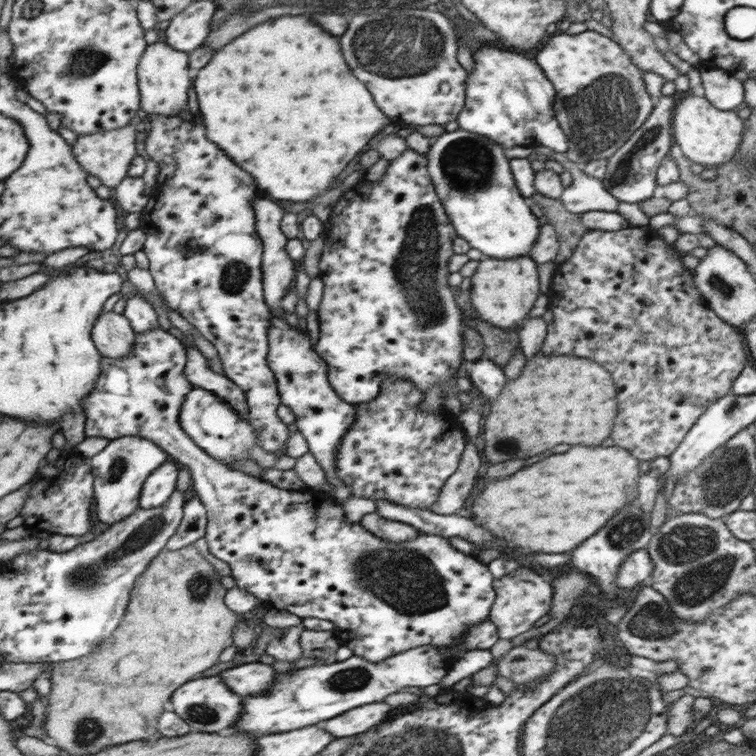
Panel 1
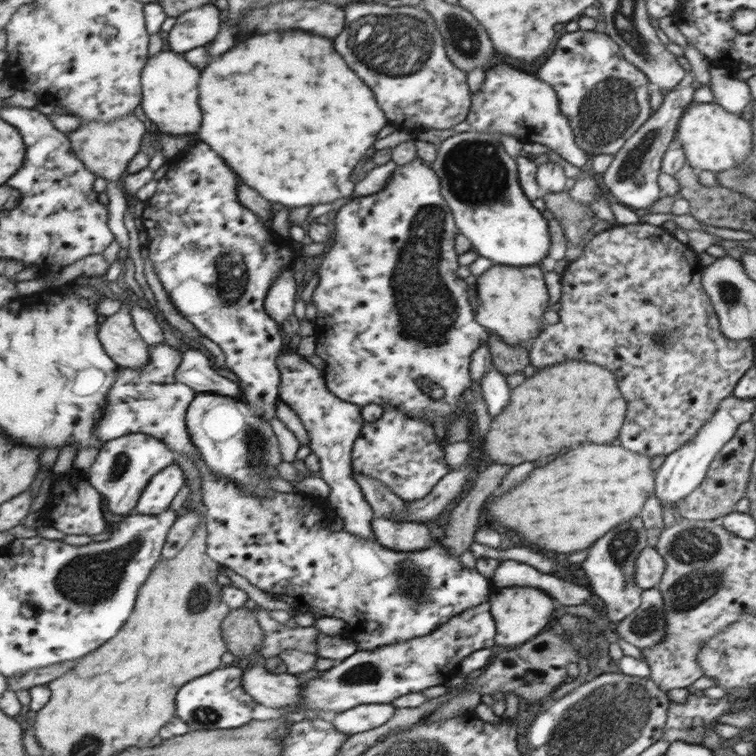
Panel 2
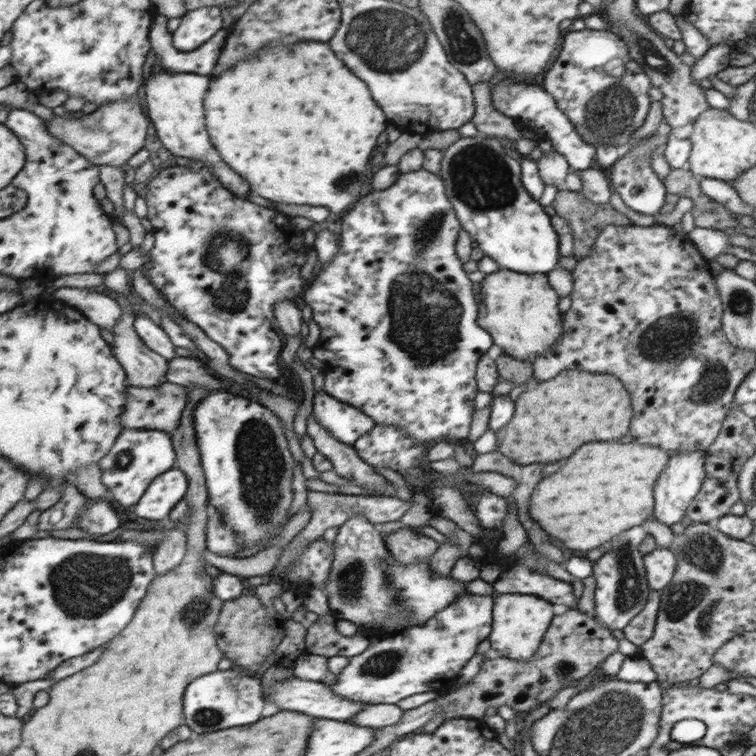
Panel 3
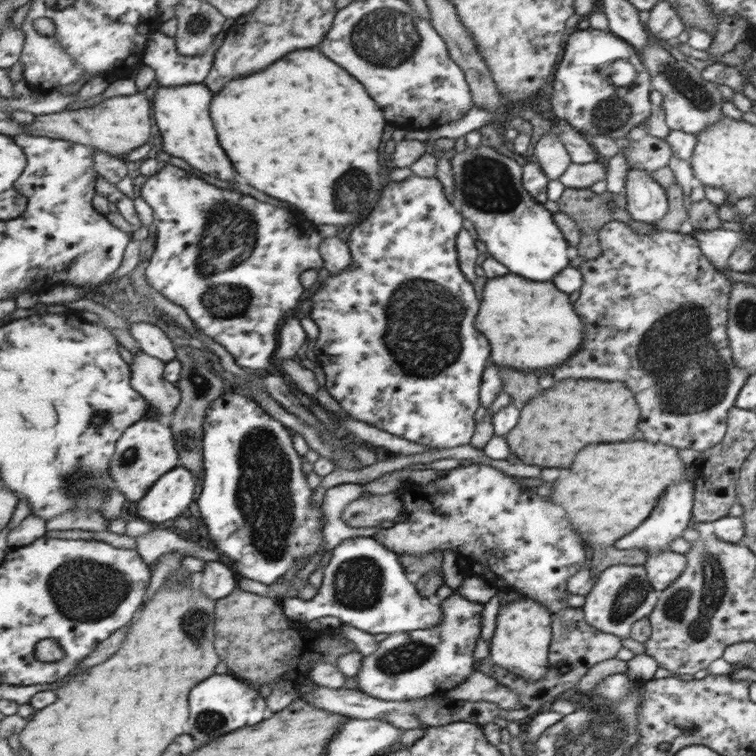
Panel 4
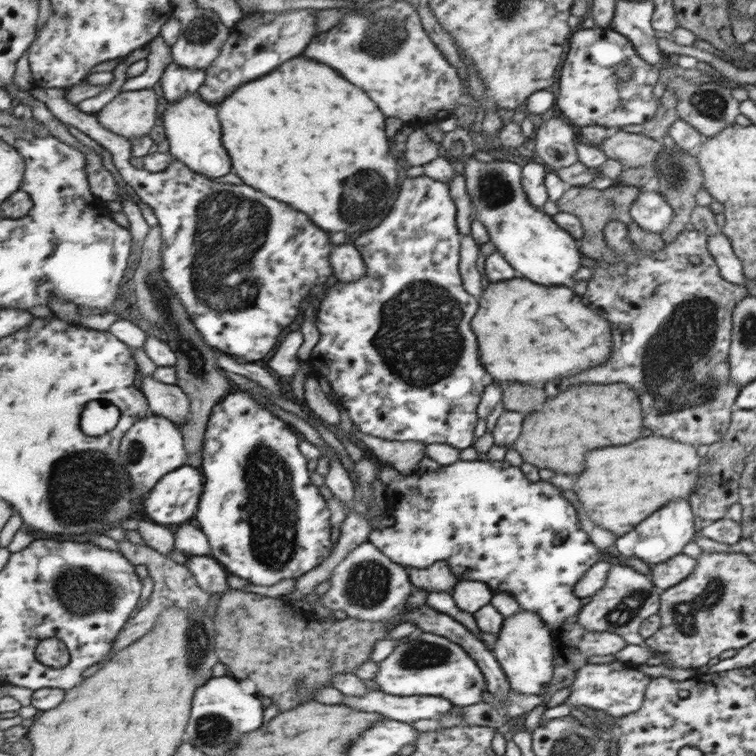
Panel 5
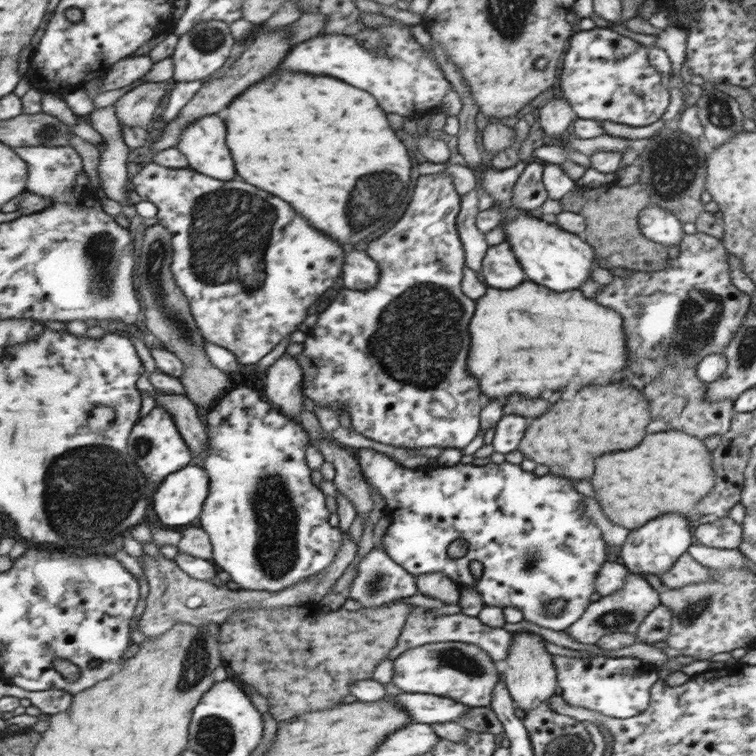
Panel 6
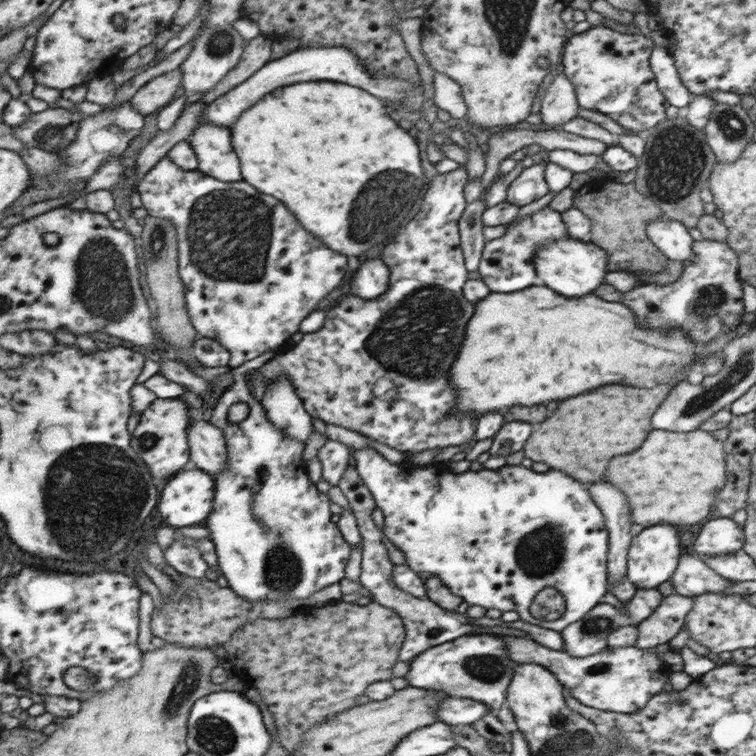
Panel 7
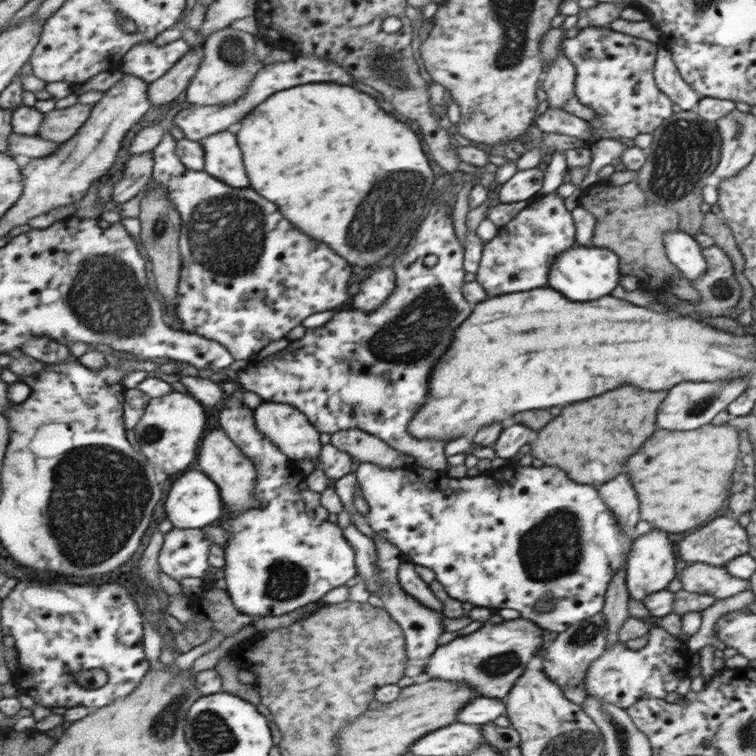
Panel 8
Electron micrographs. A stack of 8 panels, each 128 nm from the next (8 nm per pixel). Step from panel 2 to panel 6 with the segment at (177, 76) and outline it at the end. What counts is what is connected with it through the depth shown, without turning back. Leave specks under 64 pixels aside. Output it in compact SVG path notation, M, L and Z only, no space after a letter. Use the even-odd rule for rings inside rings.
M222 115L201 116L187 124L182 132L177 147L187 157L189 169L217 180L231 180L235 176L233 160L225 144L226 130Z

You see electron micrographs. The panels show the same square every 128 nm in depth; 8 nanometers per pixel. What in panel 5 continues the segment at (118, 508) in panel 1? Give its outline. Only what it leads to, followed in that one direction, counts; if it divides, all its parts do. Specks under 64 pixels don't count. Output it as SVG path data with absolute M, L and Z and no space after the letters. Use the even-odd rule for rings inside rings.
M150 413L137 421L125 434L120 446L121 461L130 473L133 490L143 497L161 482L165 476L186 465L184 434L171 419Z

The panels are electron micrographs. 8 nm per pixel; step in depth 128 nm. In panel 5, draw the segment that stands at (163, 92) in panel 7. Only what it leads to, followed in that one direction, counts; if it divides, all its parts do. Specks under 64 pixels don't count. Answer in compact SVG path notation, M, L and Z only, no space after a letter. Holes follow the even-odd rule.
M151 88L119 92L97 116L103 127L130 140L147 136L160 123L157 110L159 94Z

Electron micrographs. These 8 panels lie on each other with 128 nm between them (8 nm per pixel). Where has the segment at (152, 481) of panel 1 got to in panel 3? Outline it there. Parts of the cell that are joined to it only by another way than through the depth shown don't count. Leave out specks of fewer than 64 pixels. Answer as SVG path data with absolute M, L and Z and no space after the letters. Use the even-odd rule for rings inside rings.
M175 467L149 485L144 497L134 506L134 514L147 521L165 520L185 498L187 490L188 479Z

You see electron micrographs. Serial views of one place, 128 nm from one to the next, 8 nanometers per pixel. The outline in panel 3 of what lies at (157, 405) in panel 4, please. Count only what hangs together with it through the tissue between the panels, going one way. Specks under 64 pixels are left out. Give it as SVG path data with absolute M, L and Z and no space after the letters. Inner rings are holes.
M133 297L132 312L124 312L112 329L113 353L128 374L128 384L139 388L159 388L166 382L170 361L148 348L137 335L135 321L138 301Z

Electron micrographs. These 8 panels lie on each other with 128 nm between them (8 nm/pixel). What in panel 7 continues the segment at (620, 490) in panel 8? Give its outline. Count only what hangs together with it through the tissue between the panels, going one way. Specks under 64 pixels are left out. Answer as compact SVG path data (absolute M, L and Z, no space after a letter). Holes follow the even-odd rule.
M593 484L593 498L597 498L597 506L605 510L605 518L609 518L608 526L608 574L609 592L626 578L627 548L631 544L631 512L625 500L613 484Z

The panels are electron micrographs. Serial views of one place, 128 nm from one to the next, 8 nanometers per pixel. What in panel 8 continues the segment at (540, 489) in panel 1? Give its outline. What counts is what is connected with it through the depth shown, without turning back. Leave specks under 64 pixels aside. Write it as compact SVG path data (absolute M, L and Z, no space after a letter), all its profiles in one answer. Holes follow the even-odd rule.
M728 423L681 432L657 430L645 442L645 450L627 466L639 500L639 518L657 530L673 534L715 518L729 496L737 452L739 434Z

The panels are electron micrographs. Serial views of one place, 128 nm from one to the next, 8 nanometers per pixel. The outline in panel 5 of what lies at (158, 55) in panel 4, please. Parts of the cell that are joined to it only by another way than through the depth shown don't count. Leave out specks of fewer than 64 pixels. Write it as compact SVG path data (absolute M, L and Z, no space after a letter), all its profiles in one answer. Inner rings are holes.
M171 57L159 81L164 98L168 103L175 104L181 98L196 92L197 88L201 86L203 79L203 69L185 68L185 66L177 64Z

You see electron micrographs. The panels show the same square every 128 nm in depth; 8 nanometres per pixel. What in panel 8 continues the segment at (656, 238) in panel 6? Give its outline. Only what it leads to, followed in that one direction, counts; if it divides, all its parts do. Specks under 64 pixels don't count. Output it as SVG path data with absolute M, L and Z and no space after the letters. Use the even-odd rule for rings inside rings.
M681 230L665 232L664 250L668 261L681 271L685 280L697 280L705 272L705 261L693 237Z

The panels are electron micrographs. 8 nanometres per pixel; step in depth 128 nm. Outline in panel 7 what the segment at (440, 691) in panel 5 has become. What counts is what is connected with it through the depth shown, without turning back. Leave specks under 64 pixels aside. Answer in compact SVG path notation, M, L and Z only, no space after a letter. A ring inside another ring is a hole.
M477 633L461 635L417 654L409 660L408 671L403 679L410 687L443 691L449 697L479 701L495 712L506 700L514 666L515 662L509 659L509 651L505 649L505 641L501 635Z

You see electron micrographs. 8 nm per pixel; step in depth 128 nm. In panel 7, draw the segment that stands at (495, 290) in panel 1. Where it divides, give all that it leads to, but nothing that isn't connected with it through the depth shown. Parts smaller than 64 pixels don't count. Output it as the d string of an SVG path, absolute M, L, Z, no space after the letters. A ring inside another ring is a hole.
M545 286L521 290L517 294L489 294L475 304L477 314L465 326L465 342L457 354L457 362L449 366L449 386L457 392L456 402L448 412L479 419L489 412L505 412L511 406L535 406L551 400L565 400L585 394L605 384L629 384L651 388L667 382L677 370L697 360L697 344L683 330L657 332L639 328L635 314L617 302L605 302L593 294L589 298L563 298Z

